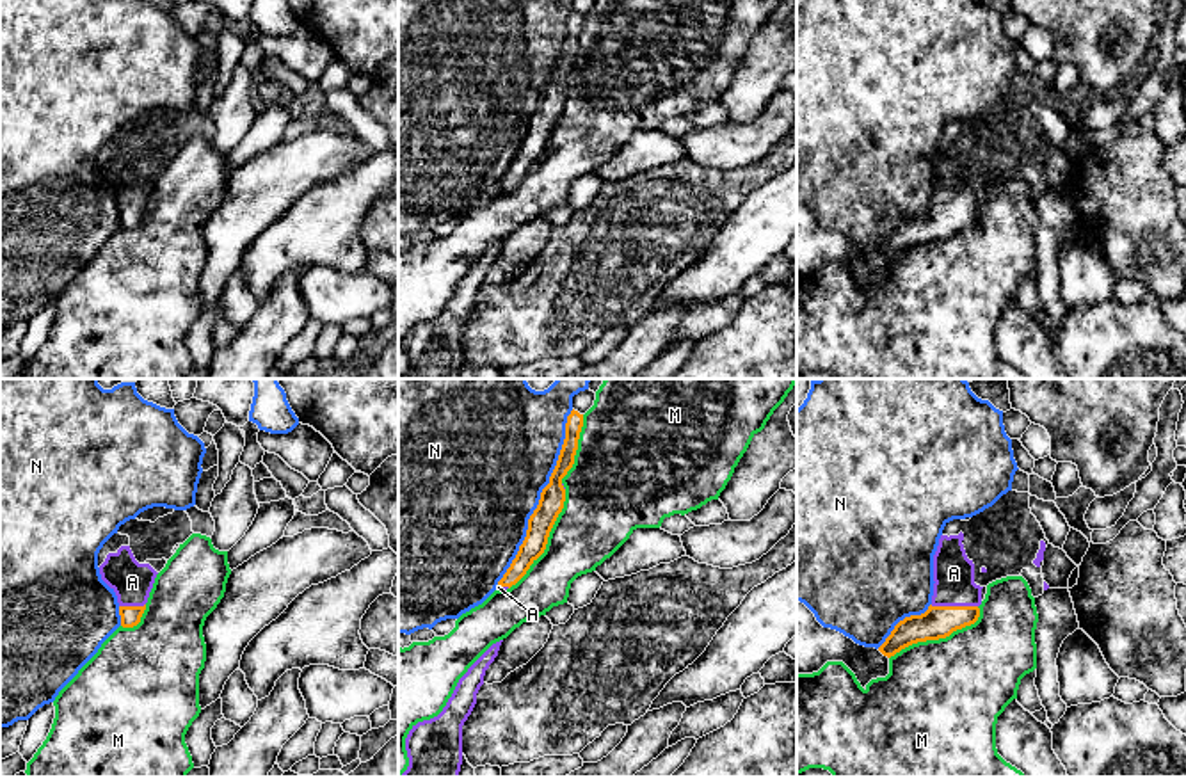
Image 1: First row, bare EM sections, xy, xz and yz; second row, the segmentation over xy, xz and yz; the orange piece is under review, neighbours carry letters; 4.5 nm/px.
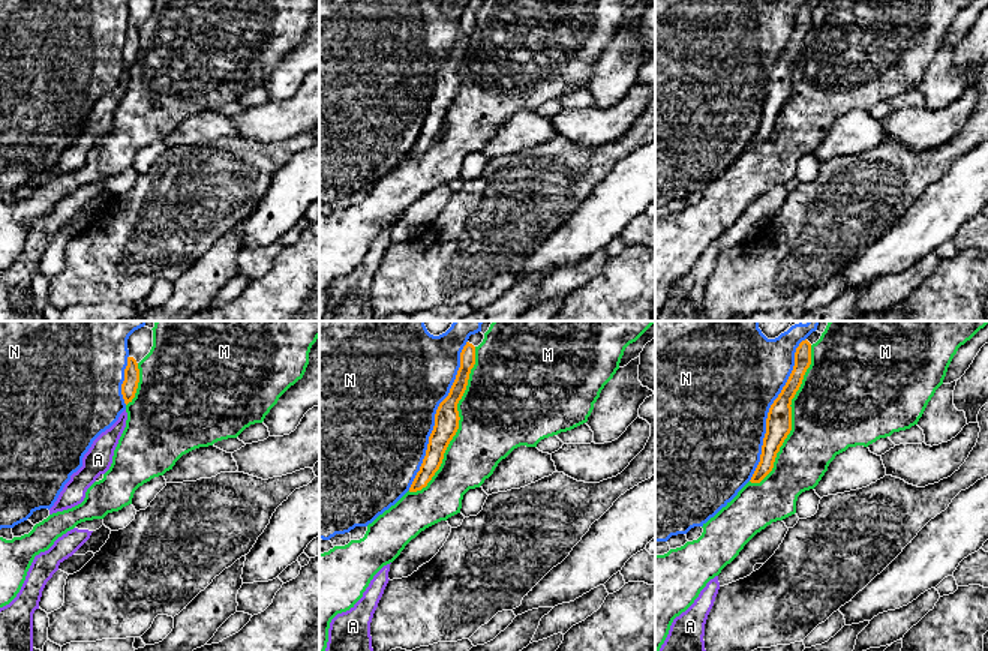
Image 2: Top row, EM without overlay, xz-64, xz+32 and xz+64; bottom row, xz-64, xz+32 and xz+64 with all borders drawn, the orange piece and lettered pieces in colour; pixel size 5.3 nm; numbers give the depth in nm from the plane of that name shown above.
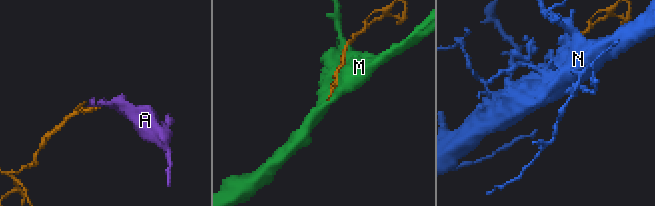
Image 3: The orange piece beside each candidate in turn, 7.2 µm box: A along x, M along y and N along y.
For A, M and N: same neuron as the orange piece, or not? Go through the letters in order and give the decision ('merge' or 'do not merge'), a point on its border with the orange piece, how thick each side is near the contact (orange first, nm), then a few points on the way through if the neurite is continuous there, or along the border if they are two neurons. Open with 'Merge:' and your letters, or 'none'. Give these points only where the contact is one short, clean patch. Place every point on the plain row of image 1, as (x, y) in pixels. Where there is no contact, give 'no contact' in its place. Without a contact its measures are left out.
Merge: A
A: merge; contact yz (953, 208); calibres 150 and 190 nm
M: do not merge; contact xz (546, 141); calibres 110 and 320 nm
N: do not merge; contact xz (541, 98); calibres 110 and 480 nm

